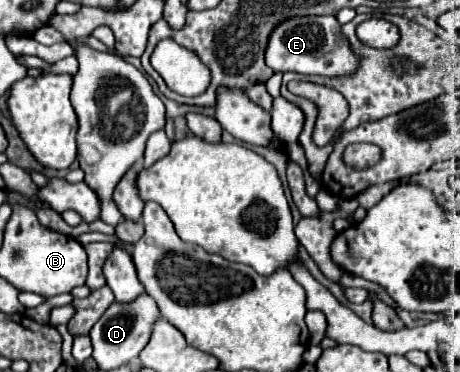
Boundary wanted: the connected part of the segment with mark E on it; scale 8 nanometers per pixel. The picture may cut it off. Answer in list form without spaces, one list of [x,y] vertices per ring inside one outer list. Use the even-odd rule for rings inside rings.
[[[290,16],[274,32],[270,32],[270,44],[266,46],[266,64],[274,72],[300,72],[300,74],[326,74],[346,76],[356,68],[356,56],[348,56],[346,42],[340,32],[340,24],[334,16]]]

